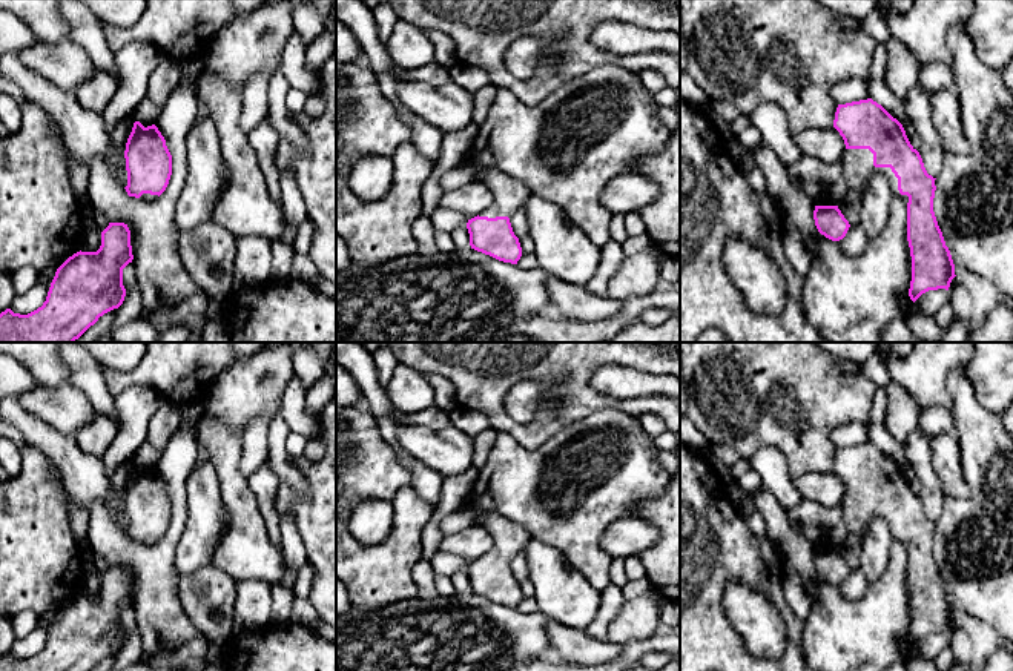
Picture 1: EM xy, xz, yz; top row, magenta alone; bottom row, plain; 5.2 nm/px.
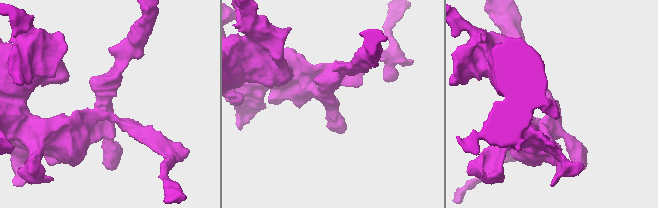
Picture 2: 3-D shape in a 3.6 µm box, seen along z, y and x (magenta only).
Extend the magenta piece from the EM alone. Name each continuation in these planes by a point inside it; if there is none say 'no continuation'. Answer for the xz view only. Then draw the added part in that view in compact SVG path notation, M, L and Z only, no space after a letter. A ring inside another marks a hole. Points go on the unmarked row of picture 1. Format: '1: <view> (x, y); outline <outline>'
1: xz (510, 539); outline M496 510L483 513L480 525L493 536L493 548L479 557L479 560L508 560L522 553L533 539L531 534L516 522L499 514Z

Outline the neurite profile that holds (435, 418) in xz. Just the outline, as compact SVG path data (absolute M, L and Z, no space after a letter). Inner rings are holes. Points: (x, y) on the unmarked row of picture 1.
M431 405L428 408L419 410L416 413L405 413L401 419L402 425L422 425L431 430L442 430L451 424L450 413Z

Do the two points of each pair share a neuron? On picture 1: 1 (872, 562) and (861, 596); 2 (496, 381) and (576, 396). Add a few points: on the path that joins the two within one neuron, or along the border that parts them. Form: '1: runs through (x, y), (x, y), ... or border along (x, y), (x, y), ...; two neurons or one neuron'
1: border along (889, 553), (887, 568), (869, 584); two neurons
2: runs through (496, 409), (514, 429), (541, 429), (548, 421); one neuron

